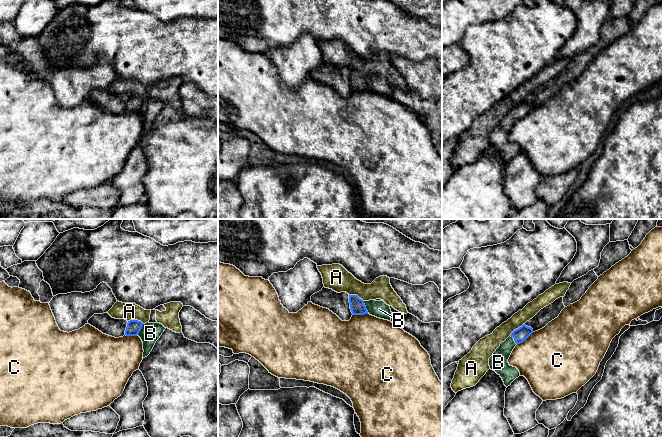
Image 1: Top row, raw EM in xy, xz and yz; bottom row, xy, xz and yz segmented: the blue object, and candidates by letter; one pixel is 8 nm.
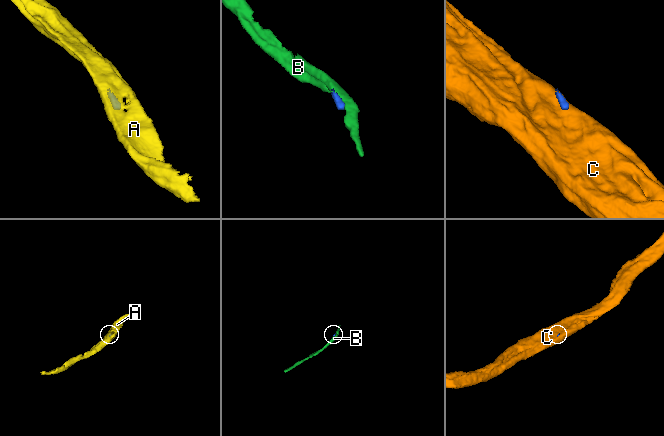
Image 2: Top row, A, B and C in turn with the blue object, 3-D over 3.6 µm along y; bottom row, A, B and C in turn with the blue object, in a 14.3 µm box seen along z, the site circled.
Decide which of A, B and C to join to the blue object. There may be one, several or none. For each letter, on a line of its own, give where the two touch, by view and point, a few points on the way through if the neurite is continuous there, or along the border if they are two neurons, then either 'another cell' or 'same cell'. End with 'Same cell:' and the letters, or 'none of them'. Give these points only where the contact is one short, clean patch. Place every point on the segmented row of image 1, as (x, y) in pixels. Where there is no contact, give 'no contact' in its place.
A: meets blue in yz at (516, 329); border along yz (524, 323), (509, 335); another cell
B: meets blue in xz at (365, 307); runs through xz (357, 306), (365, 307), (379, 309); same cell
C: meets blue in yz at (525, 339); border along yz (533, 332), (517, 344); another cell
Same cell: B

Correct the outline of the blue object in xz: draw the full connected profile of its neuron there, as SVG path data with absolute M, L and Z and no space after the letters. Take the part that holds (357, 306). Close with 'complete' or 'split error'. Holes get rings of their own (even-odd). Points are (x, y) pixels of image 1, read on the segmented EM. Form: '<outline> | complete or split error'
M349 295L350 309L353 315L370 314L380 319L391 321L390 306L384 301L363 301L357 295Z | split error

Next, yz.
M523 324L514 330L489 358L490 369L502 378L506 387L510 386L520 376L519 370L516 367L510 366L508 359L515 346L524 342L532 333L533 329Z | split error

